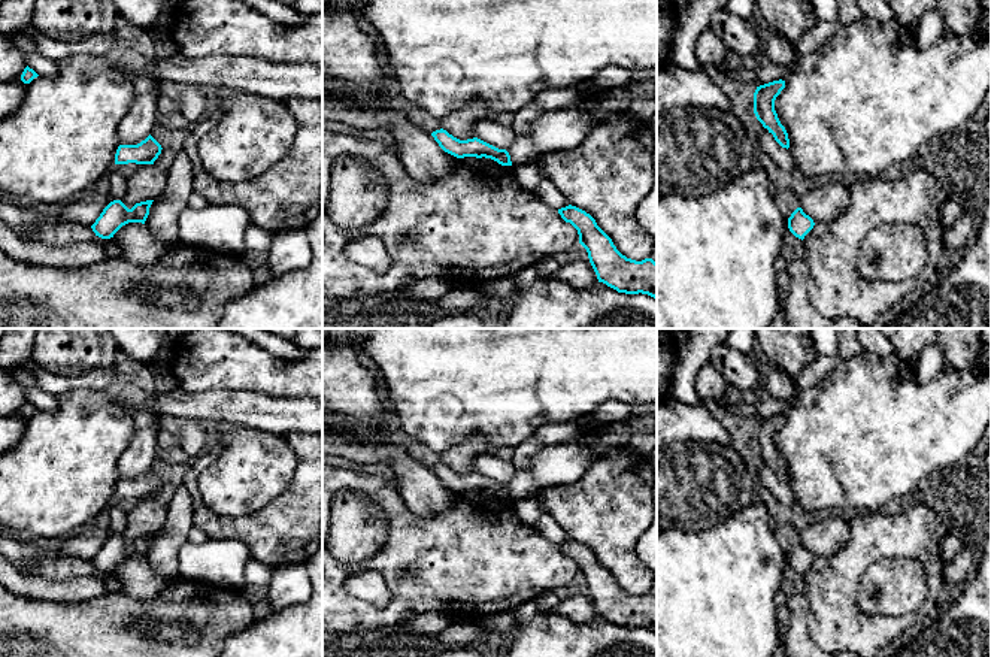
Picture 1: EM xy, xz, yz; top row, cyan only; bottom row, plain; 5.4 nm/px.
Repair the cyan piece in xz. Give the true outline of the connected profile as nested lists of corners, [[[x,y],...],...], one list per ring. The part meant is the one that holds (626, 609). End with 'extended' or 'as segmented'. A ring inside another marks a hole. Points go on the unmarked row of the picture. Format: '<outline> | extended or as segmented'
[[[576,541],[561,542],[558,548],[578,564],[598,617],[618,627],[642,627],[657,633],[657,597],[652,593],[636,596],[622,590],[595,554]]] | as segmented

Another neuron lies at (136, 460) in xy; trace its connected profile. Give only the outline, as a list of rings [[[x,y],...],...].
[[[154,412],[154,424],[148,429],[136,430],[134,436],[118,460],[119,479],[137,479],[145,475],[157,457],[157,435],[161,429],[161,412]]]

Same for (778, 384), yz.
[[[764,369],[764,396],[782,400],[788,405],[797,402],[795,379],[784,370]]]

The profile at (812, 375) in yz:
[[[818,355],[810,364],[807,364],[795,378],[795,384],[801,390],[813,388],[822,382],[822,379],[840,363],[840,360],[825,355]]]

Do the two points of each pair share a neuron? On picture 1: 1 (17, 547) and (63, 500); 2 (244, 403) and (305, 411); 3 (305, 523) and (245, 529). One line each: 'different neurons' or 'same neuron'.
1: different neurons
2: same neuron
3: same neuron

